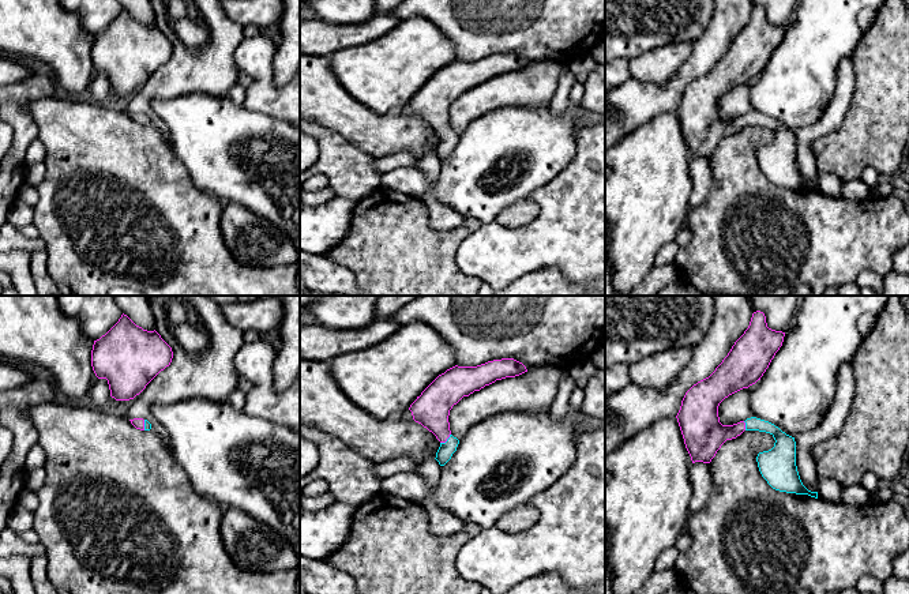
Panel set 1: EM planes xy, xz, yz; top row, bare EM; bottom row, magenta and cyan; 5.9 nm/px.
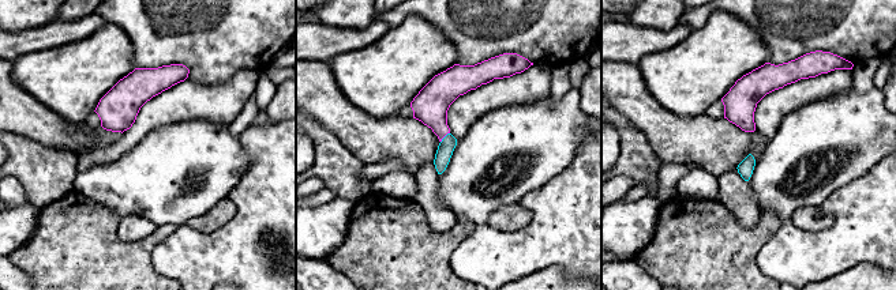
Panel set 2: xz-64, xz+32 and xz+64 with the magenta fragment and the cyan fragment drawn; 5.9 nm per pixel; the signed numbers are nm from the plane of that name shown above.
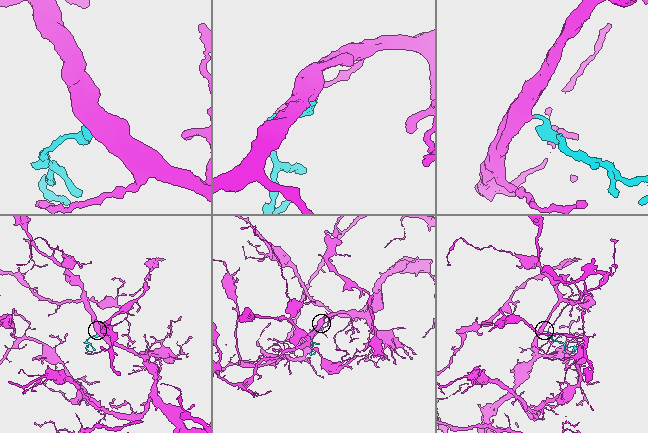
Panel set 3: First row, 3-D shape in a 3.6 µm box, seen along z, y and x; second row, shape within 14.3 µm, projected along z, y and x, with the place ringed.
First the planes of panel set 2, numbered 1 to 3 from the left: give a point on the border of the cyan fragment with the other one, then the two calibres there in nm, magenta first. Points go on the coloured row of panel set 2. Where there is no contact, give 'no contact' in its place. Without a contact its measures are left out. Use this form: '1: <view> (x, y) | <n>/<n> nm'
1: no contact
2: xz+32 (443, 136) | 200/100 nm
3: no contact

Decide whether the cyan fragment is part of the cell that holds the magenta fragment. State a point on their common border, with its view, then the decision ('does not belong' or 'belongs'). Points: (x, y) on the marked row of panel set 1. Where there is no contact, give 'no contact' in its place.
meets magenta in xz at (446, 440); belongs

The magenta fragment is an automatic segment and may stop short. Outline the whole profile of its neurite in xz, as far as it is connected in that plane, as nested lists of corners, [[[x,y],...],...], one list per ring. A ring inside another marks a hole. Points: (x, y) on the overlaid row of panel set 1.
[[[514,358],[488,361],[477,366],[452,366],[439,375],[410,405],[413,420],[432,432],[440,441],[436,460],[444,466],[457,451],[459,440],[451,435],[448,416],[463,396],[506,377],[527,372]]]

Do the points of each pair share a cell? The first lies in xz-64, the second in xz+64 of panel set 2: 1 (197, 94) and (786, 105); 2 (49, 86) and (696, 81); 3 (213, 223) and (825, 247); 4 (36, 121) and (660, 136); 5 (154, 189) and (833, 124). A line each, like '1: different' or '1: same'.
1: same
2: same
3: different
4: same
5: same

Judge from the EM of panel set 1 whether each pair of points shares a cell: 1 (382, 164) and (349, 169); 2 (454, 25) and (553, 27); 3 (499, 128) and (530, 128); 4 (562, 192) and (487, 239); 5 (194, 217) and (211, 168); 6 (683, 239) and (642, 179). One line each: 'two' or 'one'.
1: two
2: one
3: one
4: one
5: two
6: two

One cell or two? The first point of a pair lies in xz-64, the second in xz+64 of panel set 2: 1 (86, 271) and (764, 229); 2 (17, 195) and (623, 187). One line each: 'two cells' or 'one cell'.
1: one cell
2: one cell

